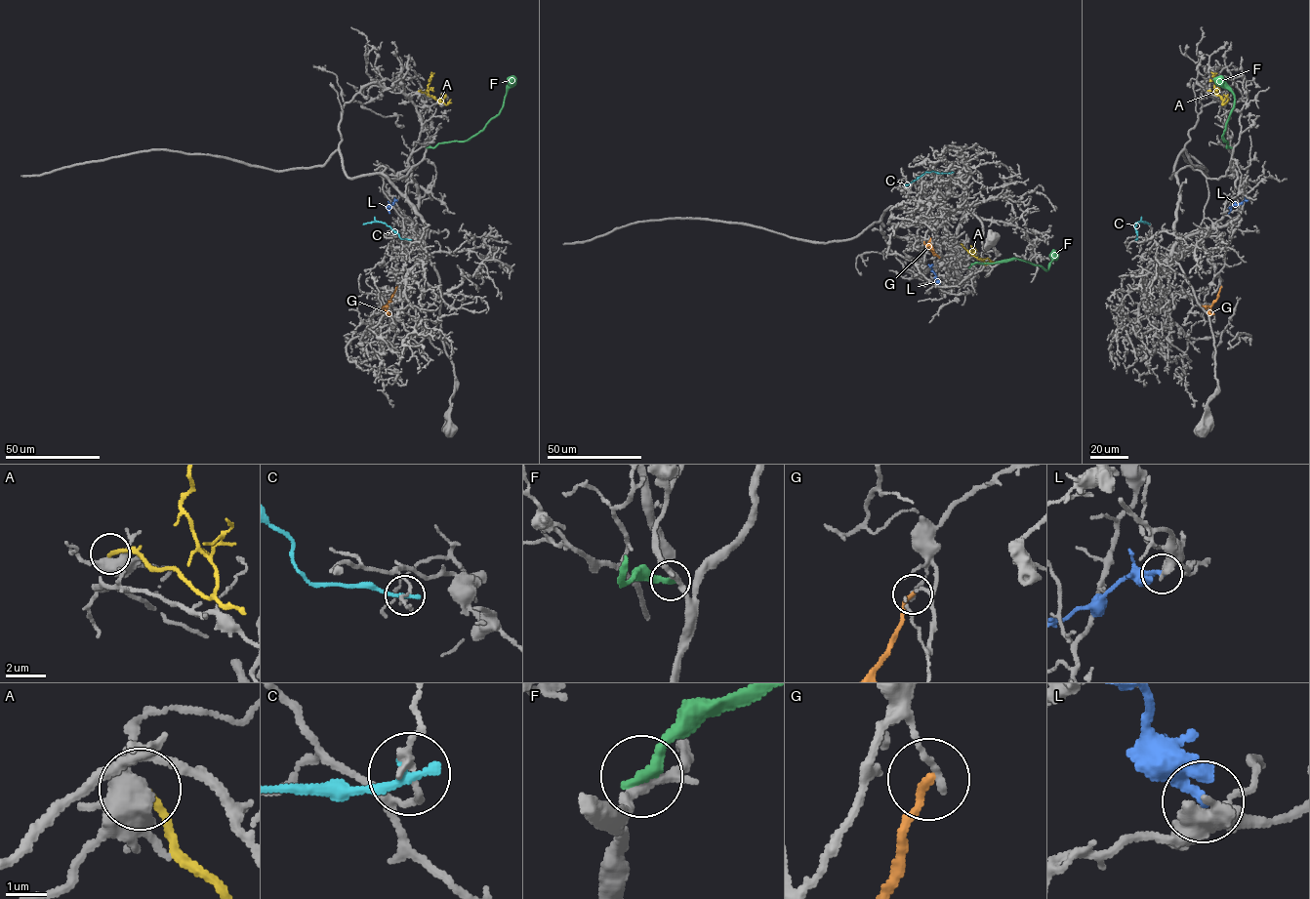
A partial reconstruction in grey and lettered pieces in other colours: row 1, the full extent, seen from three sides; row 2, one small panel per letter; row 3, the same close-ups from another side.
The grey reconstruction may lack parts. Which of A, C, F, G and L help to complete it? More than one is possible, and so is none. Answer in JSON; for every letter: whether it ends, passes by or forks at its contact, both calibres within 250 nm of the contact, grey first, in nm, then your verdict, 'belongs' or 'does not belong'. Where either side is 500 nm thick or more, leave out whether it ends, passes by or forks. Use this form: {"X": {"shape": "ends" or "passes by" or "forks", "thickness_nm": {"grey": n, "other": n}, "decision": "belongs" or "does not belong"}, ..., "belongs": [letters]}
{"A": {"shape": "ends", "thickness_nm": {"grey": 440, "other": 200}, "decision": "does not belong"}, "C": {"shape": "ends", "thickness_nm": {"grey": 150, "other": 280}, "decision": "does not belong"}, "F": {"shape": "ends", "thickness_nm": {"grey": 280, "other": 320}, "decision": "does not belong"}, "G": {"shape": "ends", "thickness_nm": {"grey": 190, "other": 190}, "decision": "does not belong"}, "L": {"thickness_nm": {"grey": 550, "other": 280}, "decision": "does not belong"}, "belongs": []}

